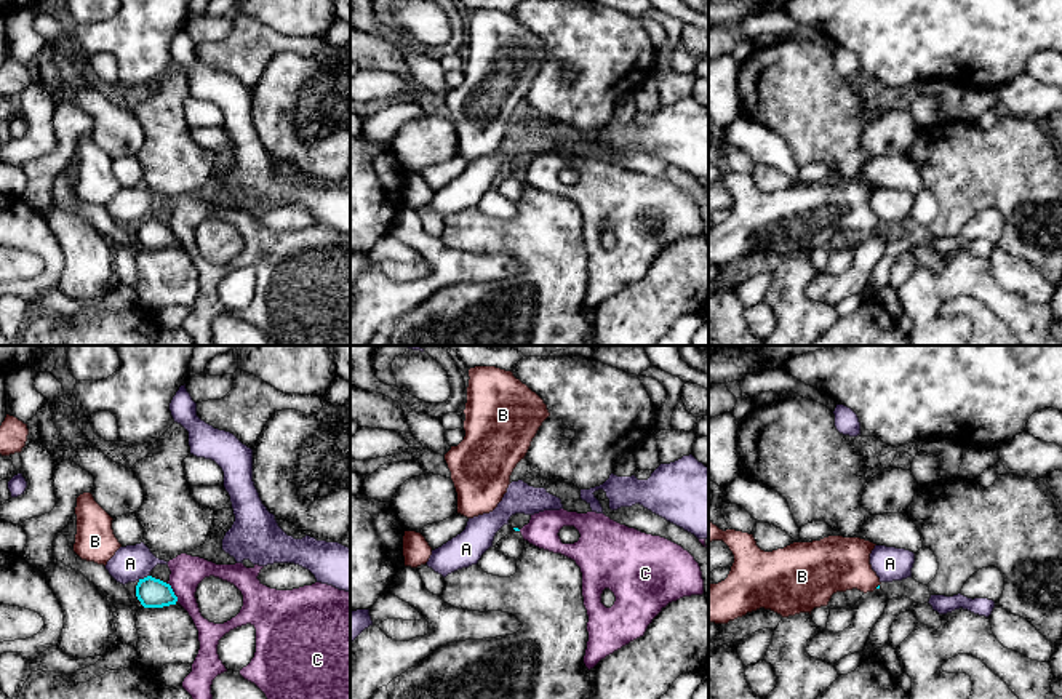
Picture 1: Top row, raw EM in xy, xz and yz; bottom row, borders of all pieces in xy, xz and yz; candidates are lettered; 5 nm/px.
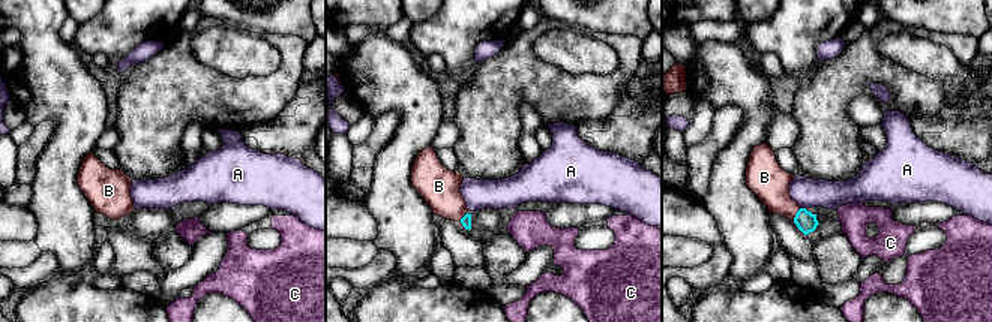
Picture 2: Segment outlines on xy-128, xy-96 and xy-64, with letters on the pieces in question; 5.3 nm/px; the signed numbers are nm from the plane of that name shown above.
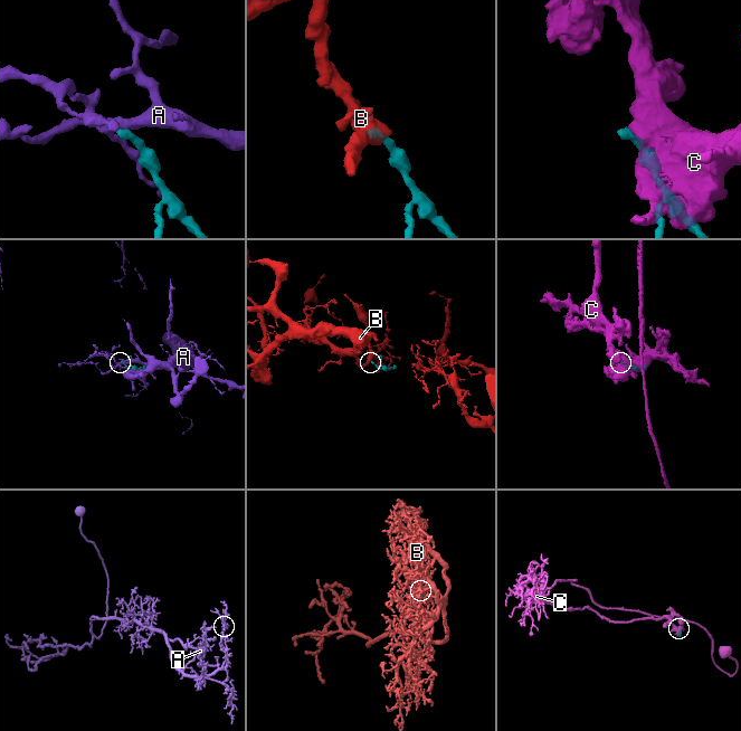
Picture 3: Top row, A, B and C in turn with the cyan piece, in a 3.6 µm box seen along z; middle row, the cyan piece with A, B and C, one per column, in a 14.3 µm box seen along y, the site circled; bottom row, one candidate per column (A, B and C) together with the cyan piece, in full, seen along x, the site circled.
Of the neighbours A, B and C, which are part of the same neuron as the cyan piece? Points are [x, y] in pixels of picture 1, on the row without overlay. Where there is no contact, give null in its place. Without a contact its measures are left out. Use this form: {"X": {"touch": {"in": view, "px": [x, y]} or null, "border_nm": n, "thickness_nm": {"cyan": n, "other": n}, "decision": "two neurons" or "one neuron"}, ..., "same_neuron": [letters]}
{"A": {"touch": {"in": "xy", "px": [144, 219]}, "border_nm": 70, "thickness_nm": {"cyan": 150, "other": 180}, "decision": "two neurons"}, "B": {"touch": null, "decision": "one neuron"}, "C": {"touch": {"in": "xy", "px": [173, 234]}, "border_nm": 110, "thickness_nm": {"cyan": 150, "other": 170}, "decision": "two neurons"}, "same_neuron": ["B"]}

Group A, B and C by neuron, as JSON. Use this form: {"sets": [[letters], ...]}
{"sets": [["A"], ["B"], ["C"]]}

